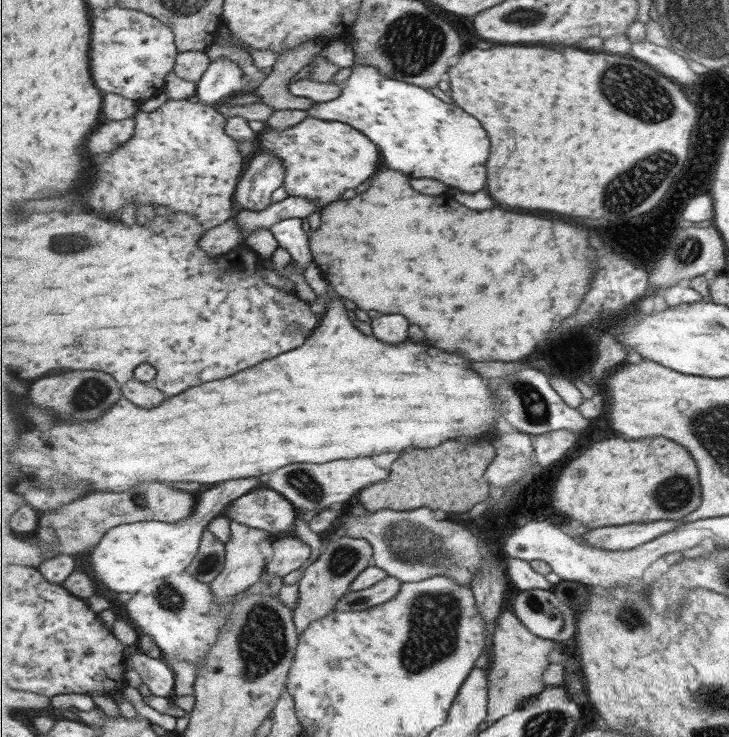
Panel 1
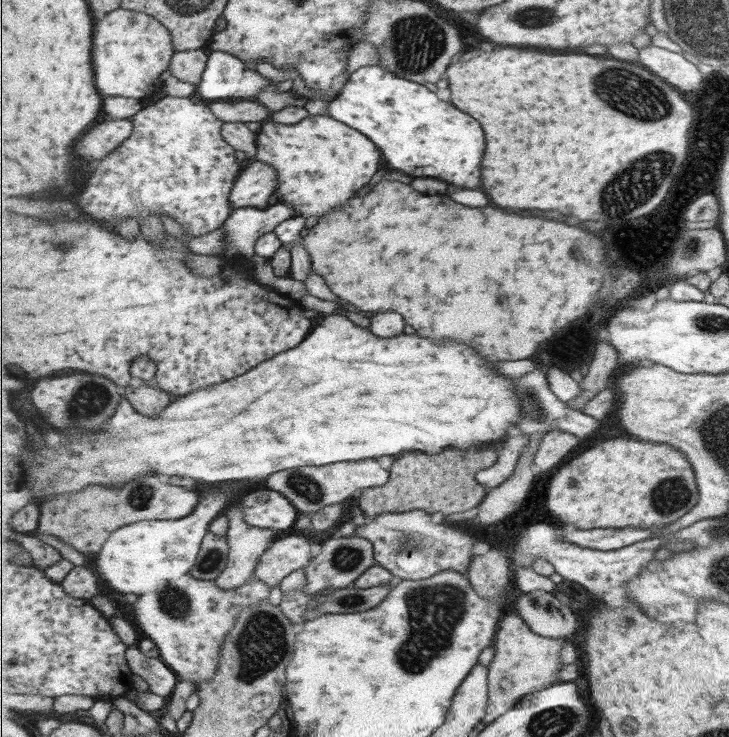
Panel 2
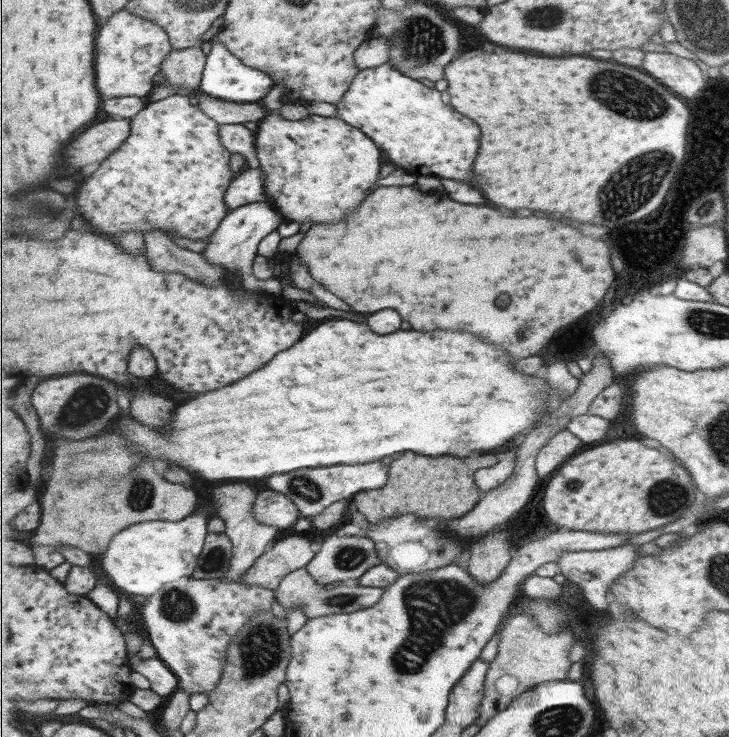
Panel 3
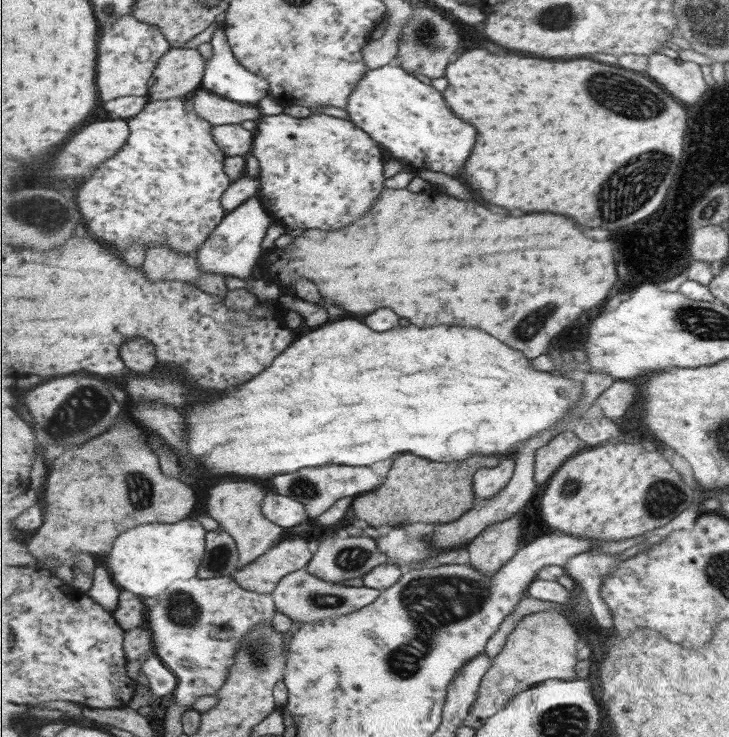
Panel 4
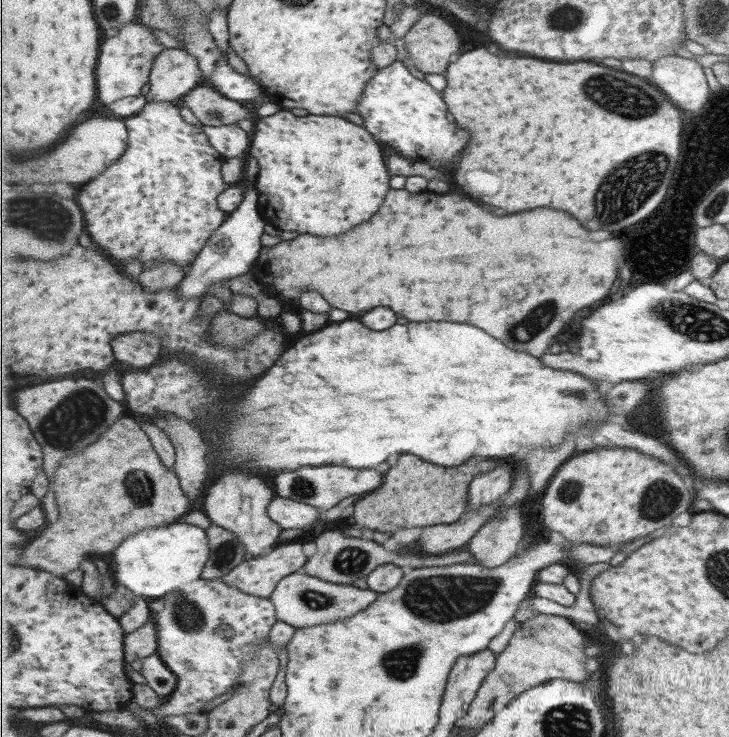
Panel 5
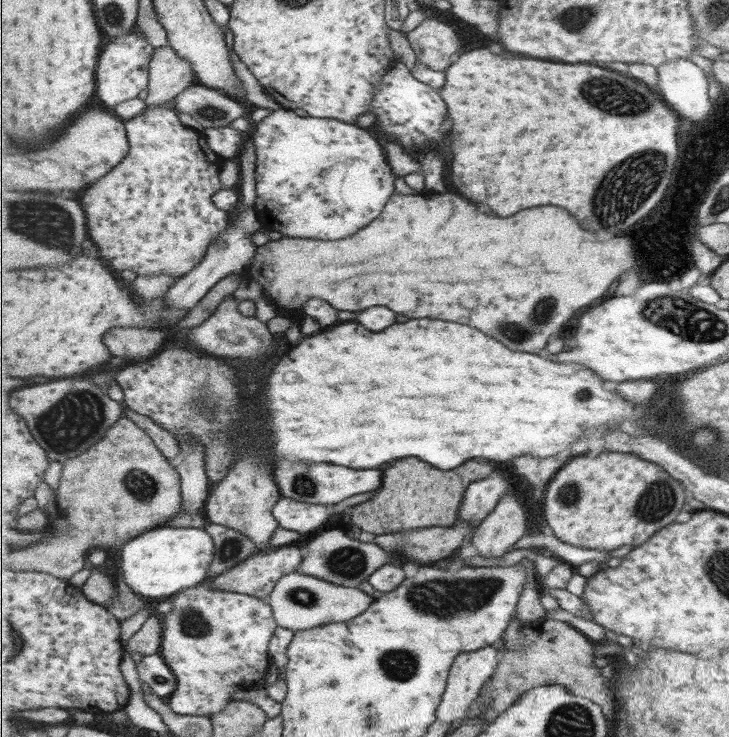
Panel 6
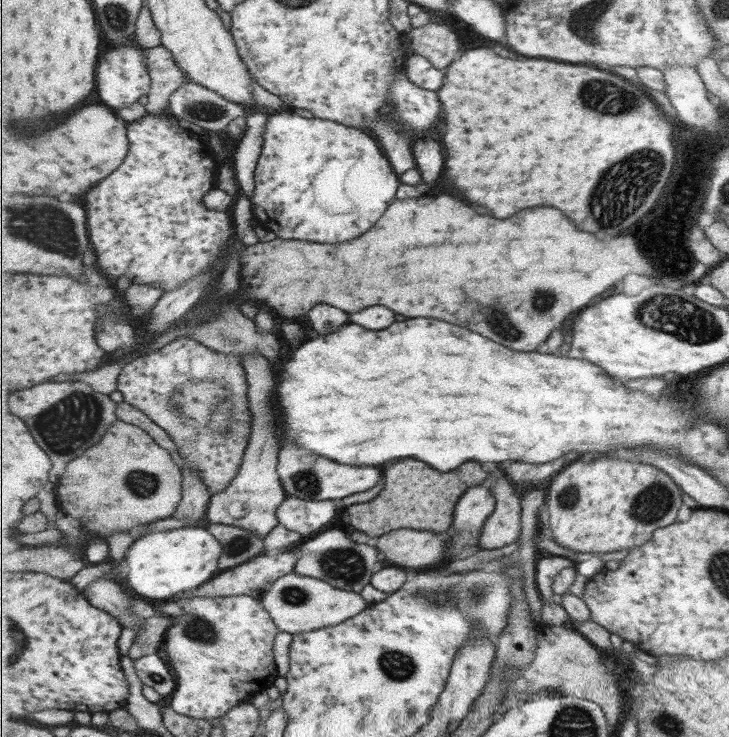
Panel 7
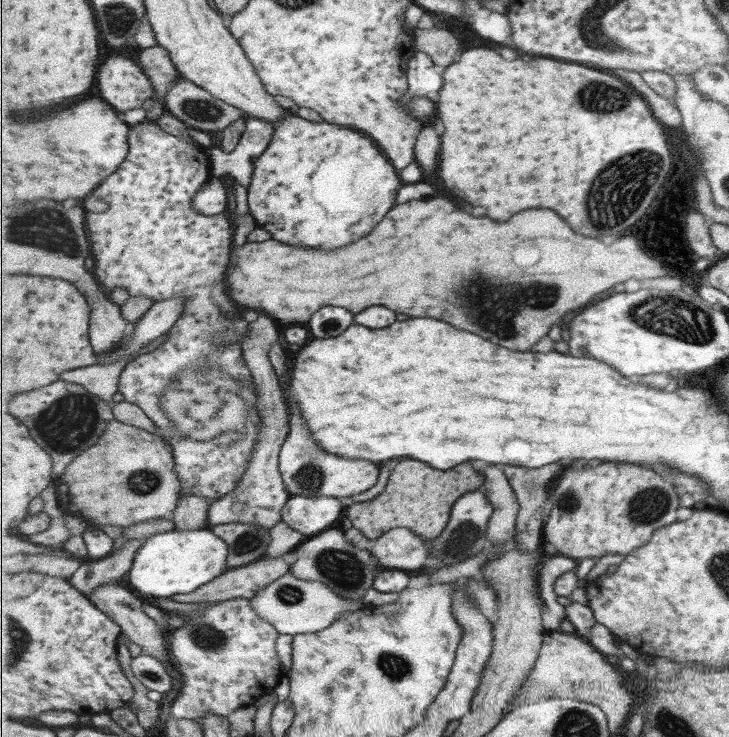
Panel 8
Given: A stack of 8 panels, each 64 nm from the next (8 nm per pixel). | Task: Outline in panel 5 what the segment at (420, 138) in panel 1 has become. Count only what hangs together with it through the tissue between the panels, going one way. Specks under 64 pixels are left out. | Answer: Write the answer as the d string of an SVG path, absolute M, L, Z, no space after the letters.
M401 61L379 69L378 74L371 77L367 92L359 99L358 115L364 120L364 127L389 150L399 150L405 158L427 163L434 169L453 170L471 142L471 132L459 128L455 120L447 118L443 96L431 83L415 78Z

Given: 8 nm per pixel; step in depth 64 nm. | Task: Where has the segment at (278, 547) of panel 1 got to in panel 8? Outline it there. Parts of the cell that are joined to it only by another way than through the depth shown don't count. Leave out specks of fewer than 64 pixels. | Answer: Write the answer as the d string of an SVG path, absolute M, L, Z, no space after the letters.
M288 555L279 556L278 558L264 557L263 559L251 562L250 564L243 565L242 567L235 567L229 569L225 574L215 578L202 588L194 590L193 593L187 594L182 598L174 597L174 599L182 599L185 602L221 602L229 599L248 598L251 599L257 592L261 592L269 583L275 582L279 576L287 574L291 571L291 564Z

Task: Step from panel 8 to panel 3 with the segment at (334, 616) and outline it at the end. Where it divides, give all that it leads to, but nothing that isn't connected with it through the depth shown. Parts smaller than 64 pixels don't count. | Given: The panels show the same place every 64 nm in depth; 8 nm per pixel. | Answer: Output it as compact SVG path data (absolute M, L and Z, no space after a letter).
M306 568L288 574L275 590L275 596L279 604L284 607L301 607L305 609L307 618L314 619L317 617L332 615L332 614L351 614L358 610L365 610L375 606L377 602L382 600L387 588L364 587L360 584L347 583L335 588L327 588L321 586Z

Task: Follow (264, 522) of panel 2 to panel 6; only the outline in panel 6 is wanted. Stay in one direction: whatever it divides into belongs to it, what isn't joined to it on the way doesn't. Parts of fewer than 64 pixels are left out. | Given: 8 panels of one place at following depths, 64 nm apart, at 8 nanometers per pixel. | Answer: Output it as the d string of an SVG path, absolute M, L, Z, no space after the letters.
M285 496L273 507L273 514L281 527L305 534L327 522L331 515L329 507L325 504L307 504Z

